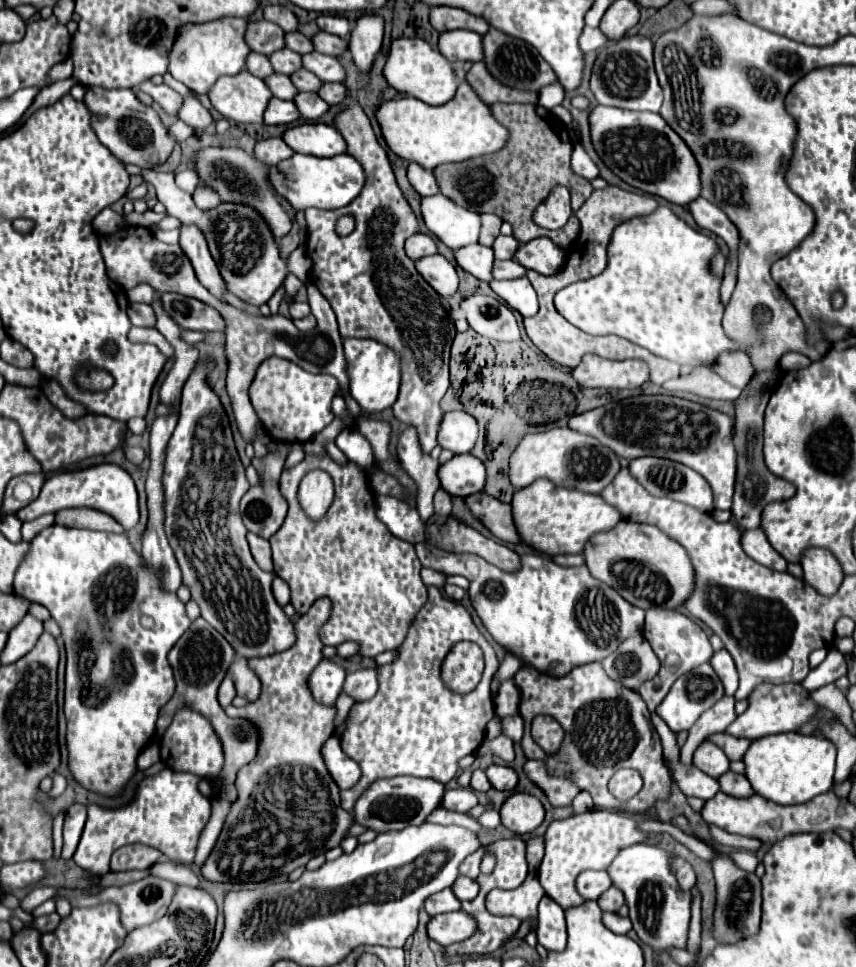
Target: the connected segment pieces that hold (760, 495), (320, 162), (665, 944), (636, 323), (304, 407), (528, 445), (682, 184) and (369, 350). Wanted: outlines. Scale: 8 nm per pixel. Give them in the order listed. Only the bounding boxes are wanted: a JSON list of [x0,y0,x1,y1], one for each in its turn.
[[732,397,794,529],[270,153,366,211],[608,843,692,951],[554,205,746,369],[250,357,338,443],[510,427,620,493],[590,105,700,205],[344,339,400,413]]

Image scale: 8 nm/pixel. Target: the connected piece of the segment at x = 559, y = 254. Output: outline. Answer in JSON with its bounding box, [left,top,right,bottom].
[516,237,566,275]

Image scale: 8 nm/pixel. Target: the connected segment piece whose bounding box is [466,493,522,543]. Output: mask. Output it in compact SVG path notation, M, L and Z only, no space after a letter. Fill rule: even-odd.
M476 493L466 497L466 505L478 519L482 519L482 523L490 529L494 537L506 543L522 543L510 505L500 503L498 499L492 499L486 493Z

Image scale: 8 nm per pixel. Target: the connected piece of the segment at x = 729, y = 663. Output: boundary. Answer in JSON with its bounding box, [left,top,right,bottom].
[710,649,739,696]

